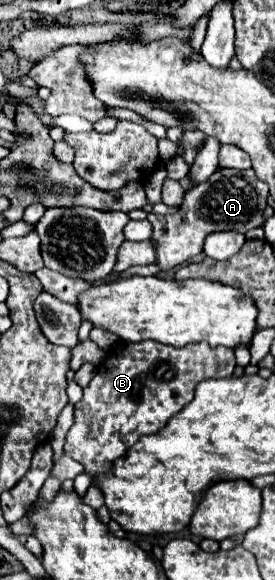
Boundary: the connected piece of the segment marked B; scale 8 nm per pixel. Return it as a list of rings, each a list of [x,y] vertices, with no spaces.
[[[128,342],[112,348],[92,382],[84,388],[84,398],[76,402],[76,422],[70,428],[64,452],[84,464],[90,476],[108,472],[110,464],[124,456],[144,434],[154,434],[194,398],[194,388],[206,378],[228,378],[236,368],[230,348],[208,348],[208,344],[188,344],[182,348],[160,342]]]

